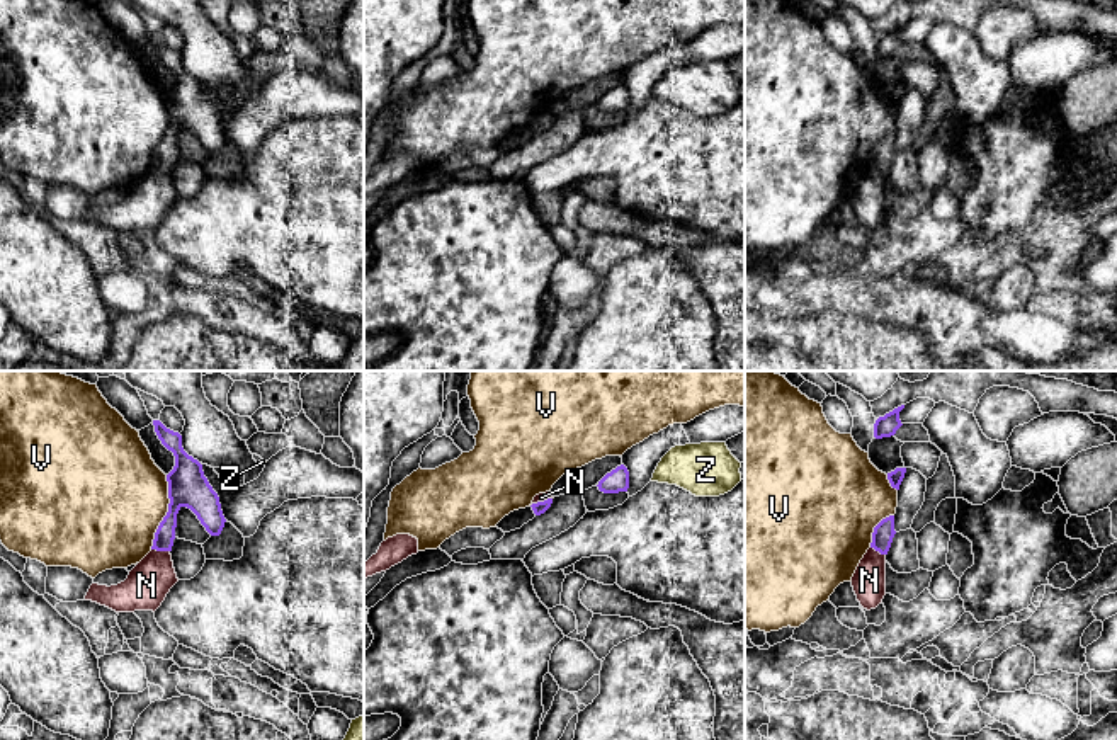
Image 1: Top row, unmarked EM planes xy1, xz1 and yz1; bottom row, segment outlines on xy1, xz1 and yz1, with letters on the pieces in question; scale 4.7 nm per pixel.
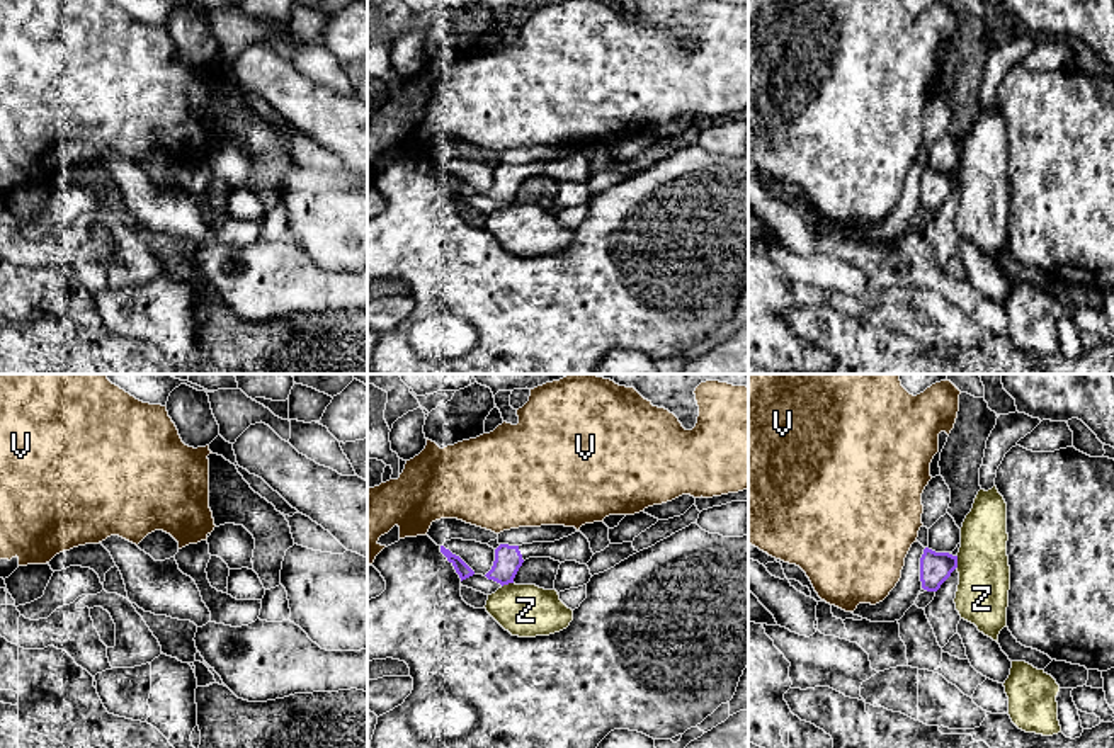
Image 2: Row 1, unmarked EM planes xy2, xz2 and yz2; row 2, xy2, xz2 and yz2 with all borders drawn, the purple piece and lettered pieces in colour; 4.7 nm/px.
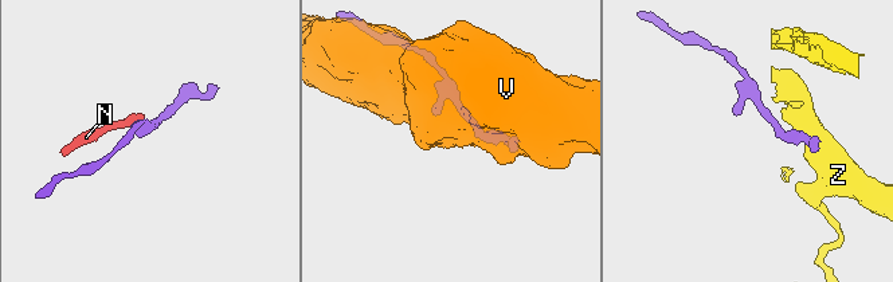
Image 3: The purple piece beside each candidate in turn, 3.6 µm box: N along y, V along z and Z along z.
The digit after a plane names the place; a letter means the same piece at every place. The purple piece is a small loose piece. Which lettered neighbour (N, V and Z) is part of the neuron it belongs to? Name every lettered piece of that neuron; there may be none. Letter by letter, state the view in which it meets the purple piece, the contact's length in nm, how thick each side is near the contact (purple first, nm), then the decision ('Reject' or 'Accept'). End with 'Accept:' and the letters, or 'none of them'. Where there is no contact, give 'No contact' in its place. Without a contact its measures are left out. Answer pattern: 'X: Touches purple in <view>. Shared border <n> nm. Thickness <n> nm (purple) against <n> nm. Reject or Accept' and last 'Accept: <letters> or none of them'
N: Touches purple in xy1. Shared border 90 nm. Thickness 100 nm (purple) against 200 nm. Reject
V: Touches purple in xy1. Shared border 360 nm. Thickness 190 nm (purple) against 480 nm. Reject
Z: Touches purple in yz2. Shared border 70 nm. Thickness 150 nm (purple) against 260 nm. Reject
Accept: none of them

